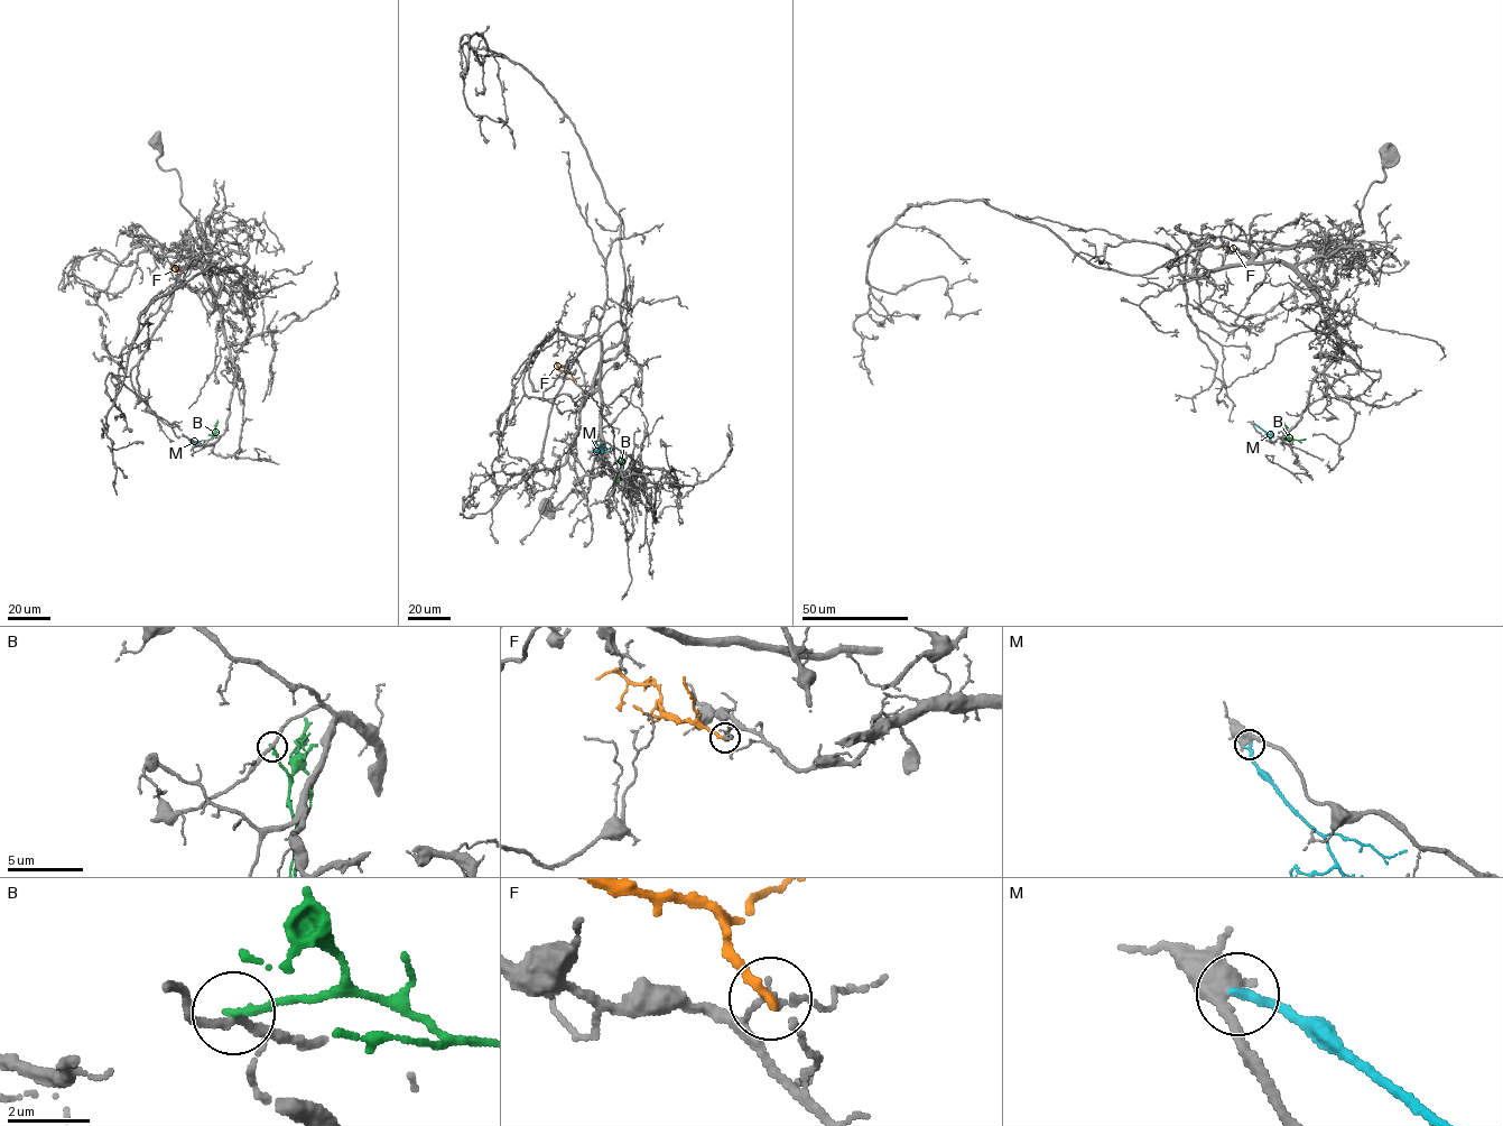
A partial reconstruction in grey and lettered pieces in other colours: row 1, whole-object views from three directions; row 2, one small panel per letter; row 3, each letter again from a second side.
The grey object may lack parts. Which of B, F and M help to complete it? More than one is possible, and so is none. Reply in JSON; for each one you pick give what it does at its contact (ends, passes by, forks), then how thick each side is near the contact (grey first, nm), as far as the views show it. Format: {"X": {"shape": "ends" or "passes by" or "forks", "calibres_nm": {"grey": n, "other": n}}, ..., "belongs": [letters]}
{"belongs": []}

